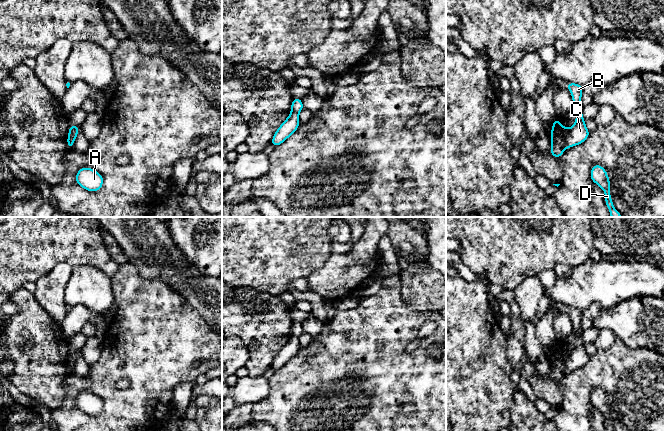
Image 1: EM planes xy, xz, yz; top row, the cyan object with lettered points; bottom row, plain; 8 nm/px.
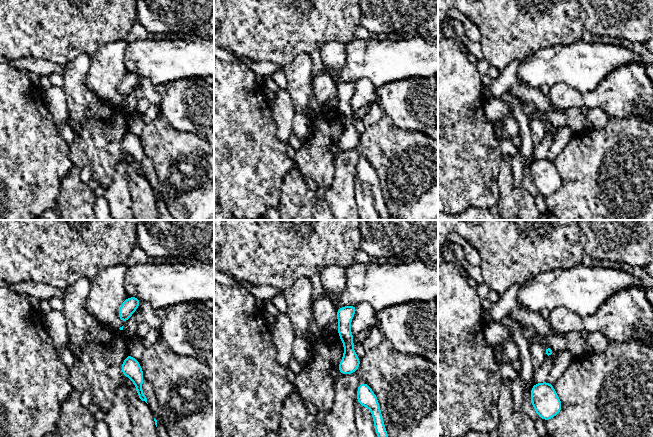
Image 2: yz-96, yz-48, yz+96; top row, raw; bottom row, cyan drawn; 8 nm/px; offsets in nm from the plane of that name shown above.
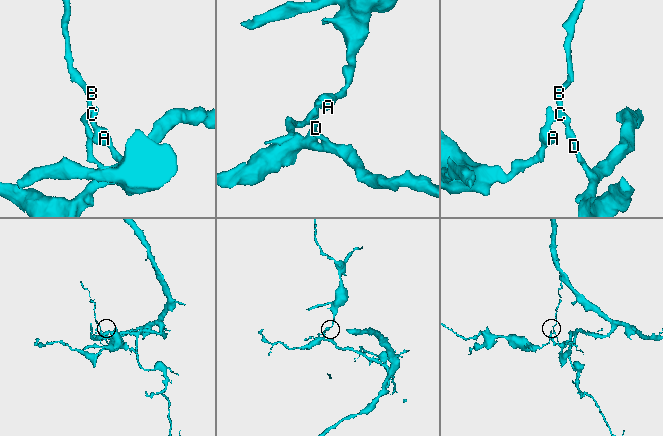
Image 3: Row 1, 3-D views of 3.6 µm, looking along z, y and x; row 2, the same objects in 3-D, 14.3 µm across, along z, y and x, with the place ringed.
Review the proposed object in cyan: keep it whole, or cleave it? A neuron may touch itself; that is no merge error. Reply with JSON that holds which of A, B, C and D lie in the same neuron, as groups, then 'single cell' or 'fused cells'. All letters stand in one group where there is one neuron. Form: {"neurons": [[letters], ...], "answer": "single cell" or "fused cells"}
{"neurons": [["A"], ["B", "C", "D"]], "answer": "fused cells"}

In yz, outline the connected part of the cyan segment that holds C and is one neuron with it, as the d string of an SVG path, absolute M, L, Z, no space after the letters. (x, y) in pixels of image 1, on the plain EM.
M565 307L565 310L570 314L573 322L573 330L576 334L576 345L572 352L567 355L565 367L566 371L574 371L584 366L590 359L590 356L585 350L583 343L583 332L580 329L580 324L583 317L583 311L576 307Z

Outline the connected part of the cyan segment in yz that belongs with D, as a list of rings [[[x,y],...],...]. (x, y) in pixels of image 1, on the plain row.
[[[595,388],[591,393],[591,404],[593,407],[597,407],[605,417],[605,428],[607,431],[614,431],[611,418],[610,418],[610,404],[608,402],[606,394],[599,388]]]

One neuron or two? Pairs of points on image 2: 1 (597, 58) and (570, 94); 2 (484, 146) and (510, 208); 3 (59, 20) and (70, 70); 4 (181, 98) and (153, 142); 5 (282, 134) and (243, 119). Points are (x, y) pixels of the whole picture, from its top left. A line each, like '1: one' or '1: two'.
1: two
2: two
3: two
4: two
5: two

